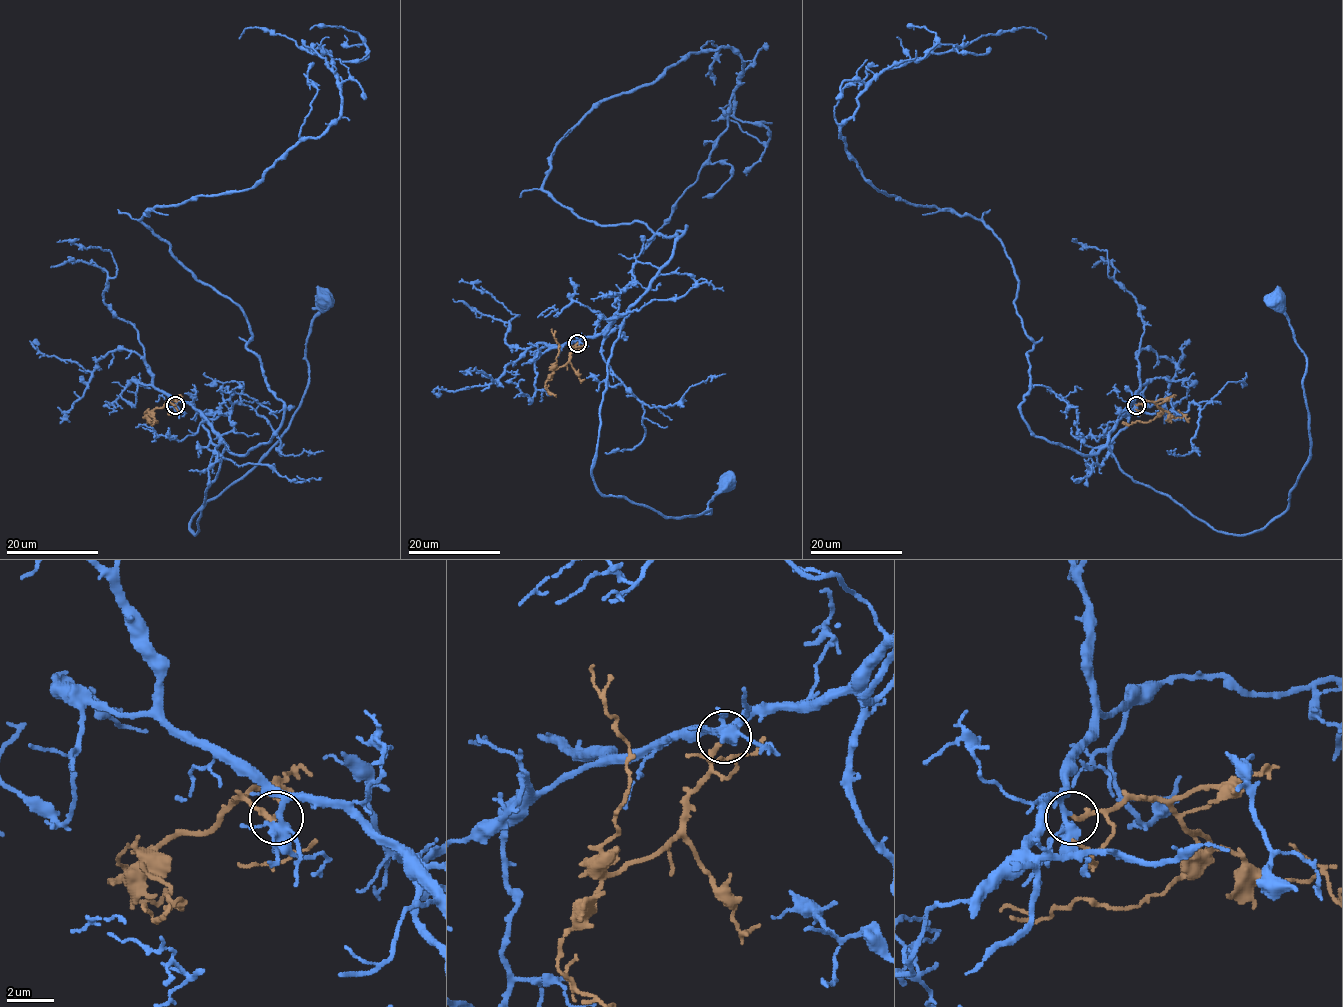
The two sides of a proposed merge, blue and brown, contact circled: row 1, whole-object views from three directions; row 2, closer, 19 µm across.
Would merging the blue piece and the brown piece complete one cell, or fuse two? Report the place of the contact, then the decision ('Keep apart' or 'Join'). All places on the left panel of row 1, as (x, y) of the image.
Place: (175, 405). Join

